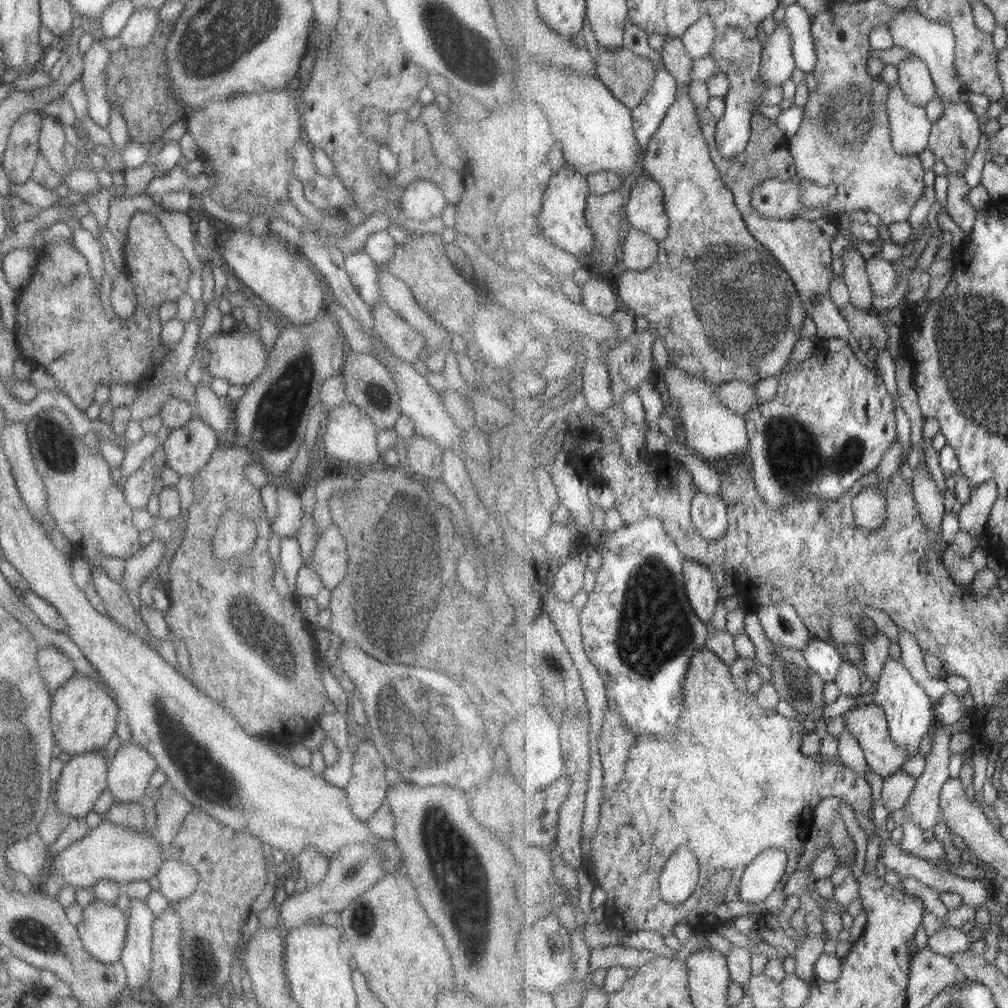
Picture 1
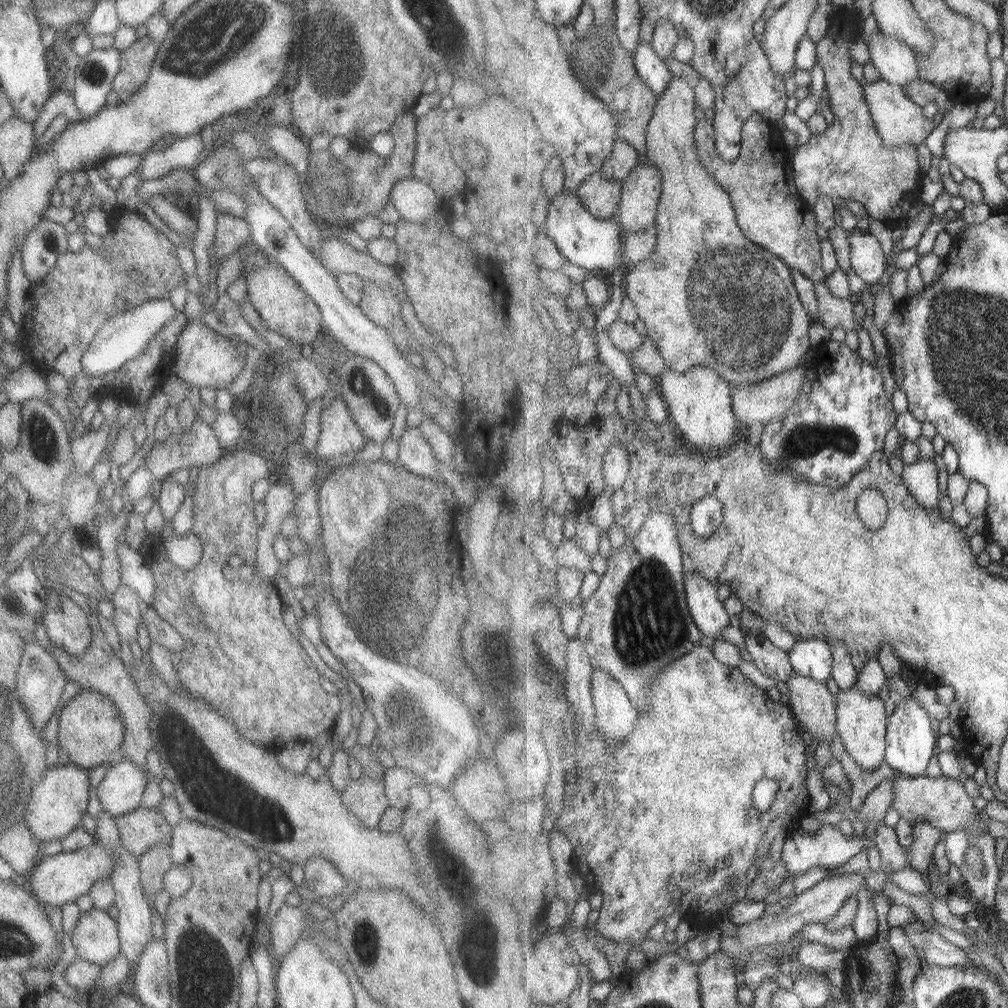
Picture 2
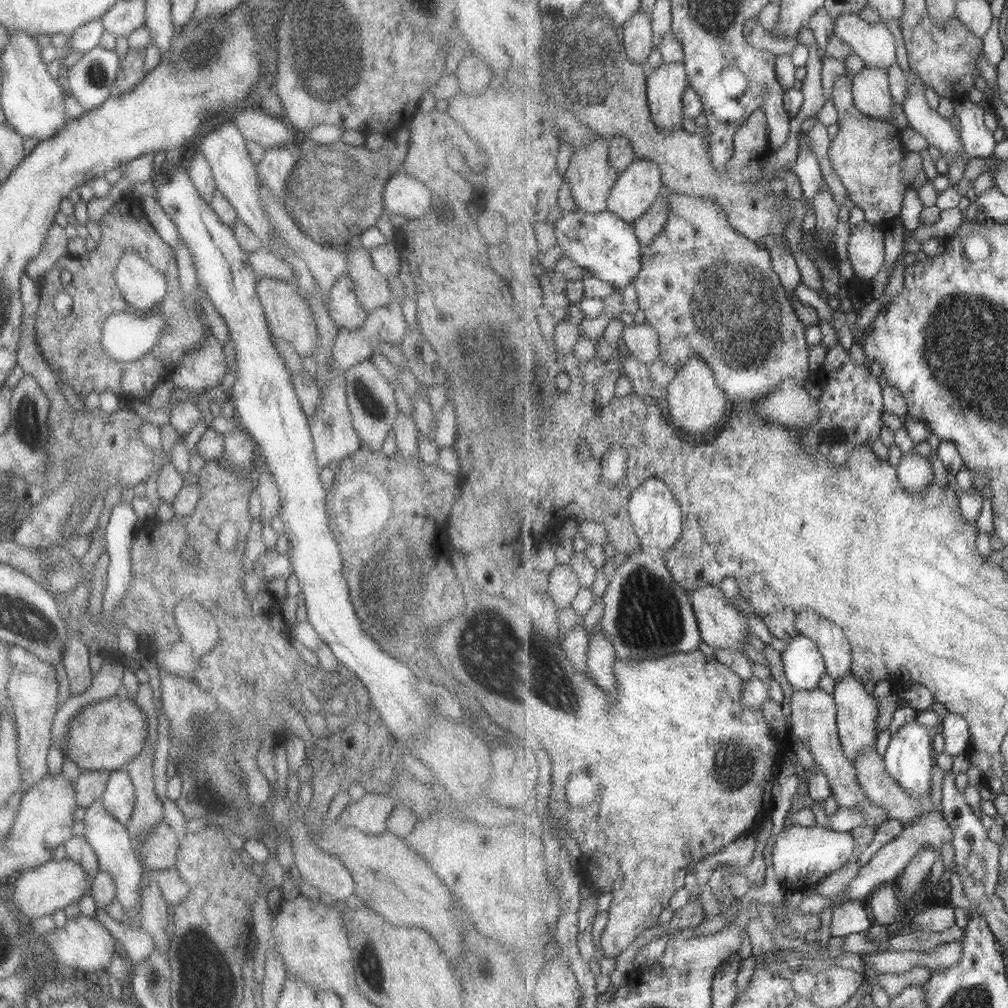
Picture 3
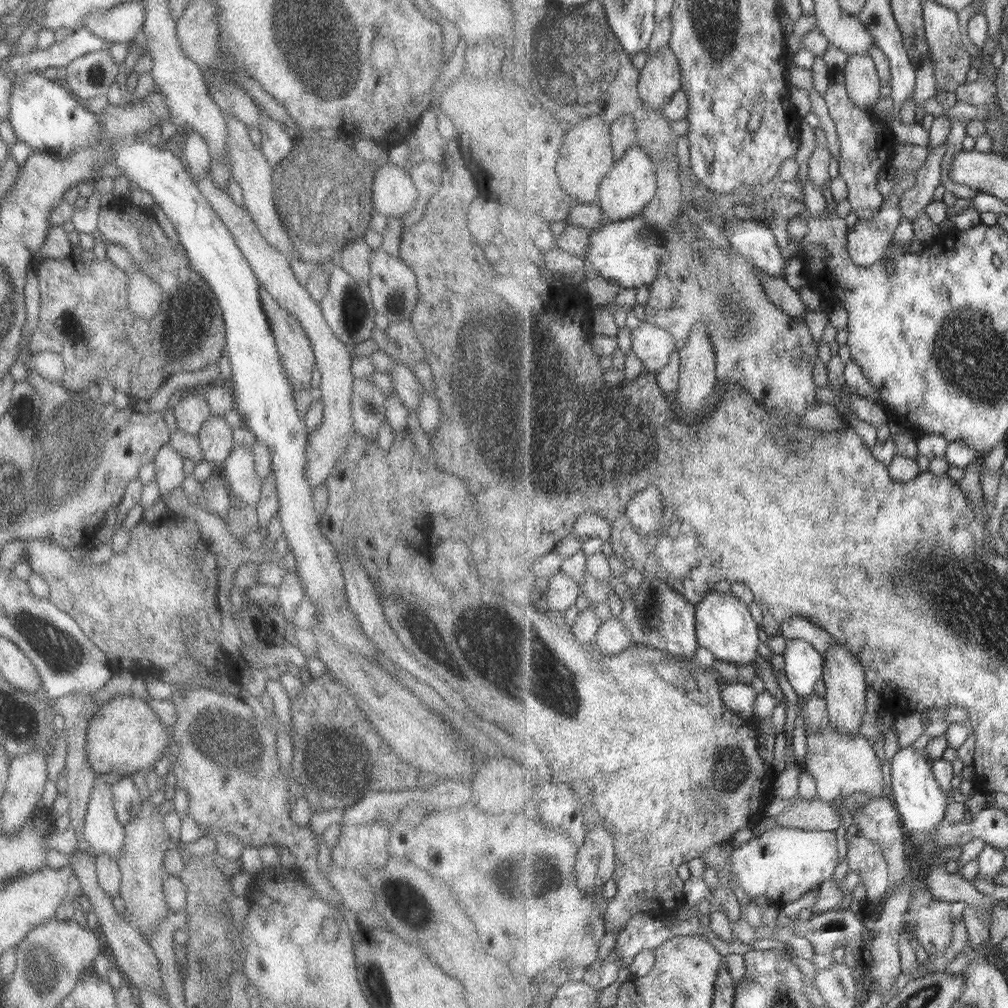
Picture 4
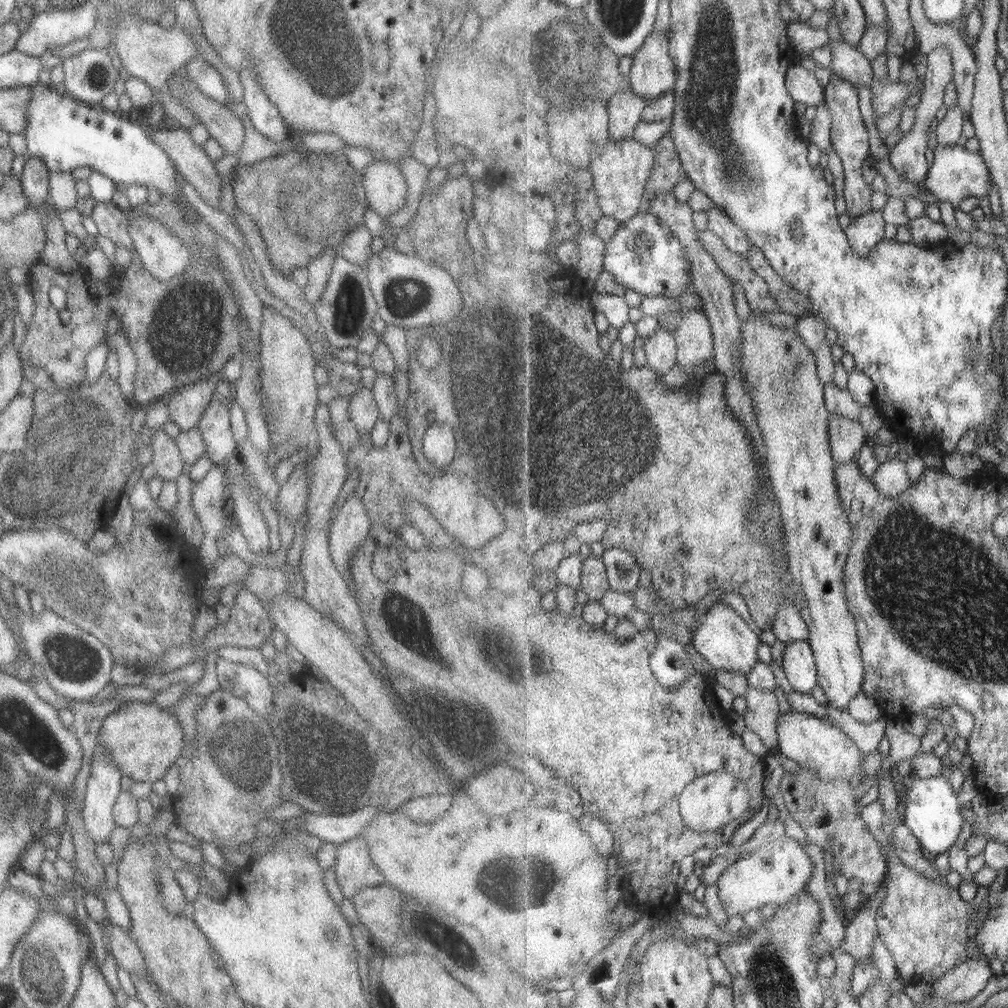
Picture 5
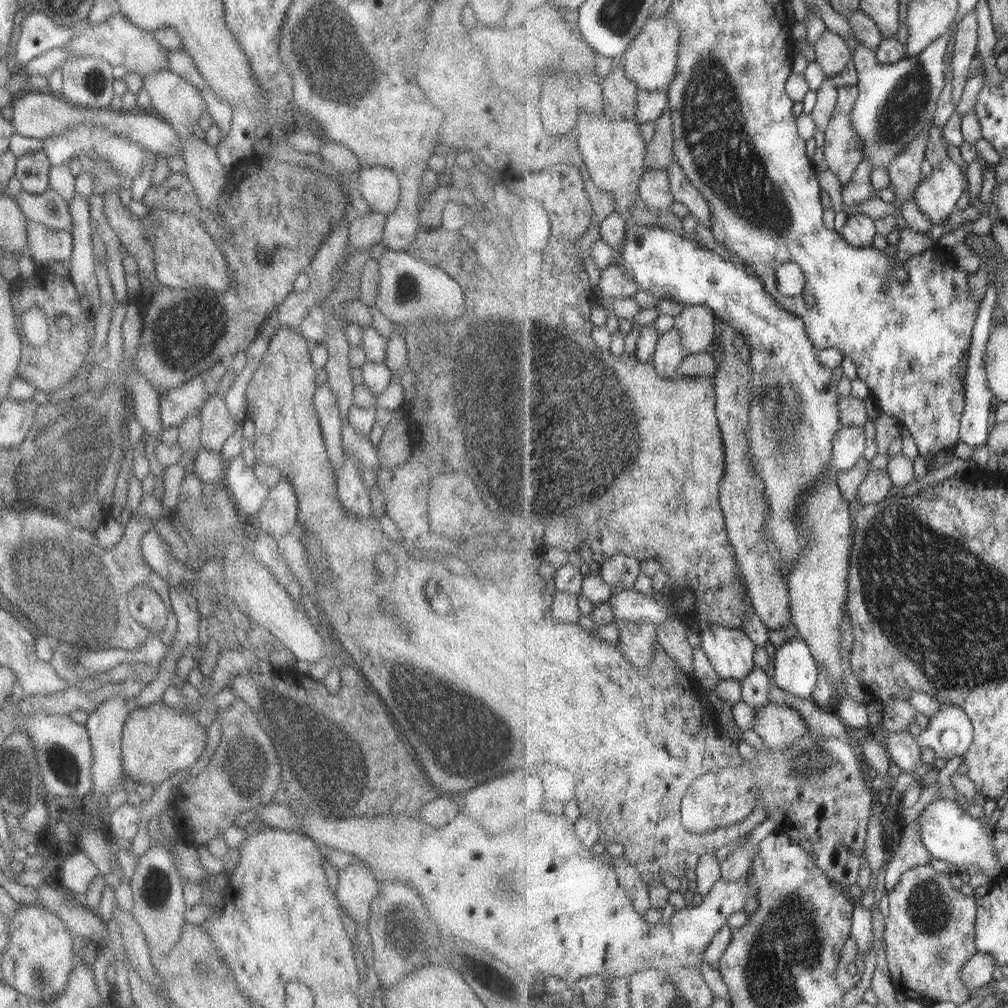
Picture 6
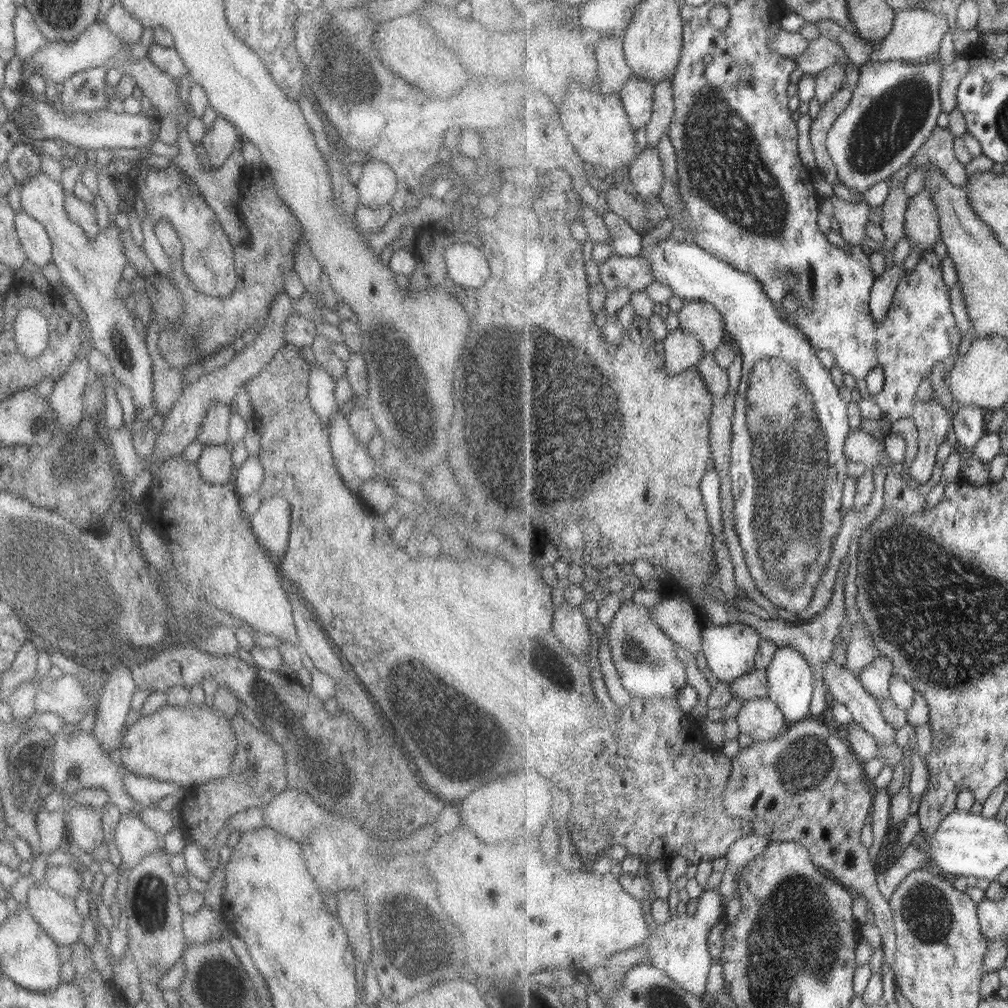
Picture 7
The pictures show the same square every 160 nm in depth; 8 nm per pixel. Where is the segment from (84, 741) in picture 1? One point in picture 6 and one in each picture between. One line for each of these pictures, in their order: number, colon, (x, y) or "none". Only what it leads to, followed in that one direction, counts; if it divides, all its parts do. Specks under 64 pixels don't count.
2: (89, 730)
3: (104, 736)
4: (124, 736)
5: (143, 741)
6: (156, 742)

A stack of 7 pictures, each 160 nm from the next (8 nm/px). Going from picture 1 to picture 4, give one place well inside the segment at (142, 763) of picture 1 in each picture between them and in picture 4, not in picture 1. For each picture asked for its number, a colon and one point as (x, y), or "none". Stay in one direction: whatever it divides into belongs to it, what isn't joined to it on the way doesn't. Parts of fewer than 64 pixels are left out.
2: (119, 791)
3: (117, 798)
4: (126, 802)

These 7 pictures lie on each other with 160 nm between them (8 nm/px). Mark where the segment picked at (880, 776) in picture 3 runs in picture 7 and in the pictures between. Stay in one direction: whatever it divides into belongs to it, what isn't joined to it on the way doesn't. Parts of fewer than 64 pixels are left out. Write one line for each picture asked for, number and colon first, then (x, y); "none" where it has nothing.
4: (841, 764)
5: (827, 749)
6: (779, 726)
7: (761, 719)

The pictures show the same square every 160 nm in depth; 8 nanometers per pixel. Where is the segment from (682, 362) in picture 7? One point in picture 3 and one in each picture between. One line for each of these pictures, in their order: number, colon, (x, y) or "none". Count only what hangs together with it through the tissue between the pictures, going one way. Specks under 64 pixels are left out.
3: (643, 341)
4: (654, 345)
5: (662, 348)
6: (670, 352)

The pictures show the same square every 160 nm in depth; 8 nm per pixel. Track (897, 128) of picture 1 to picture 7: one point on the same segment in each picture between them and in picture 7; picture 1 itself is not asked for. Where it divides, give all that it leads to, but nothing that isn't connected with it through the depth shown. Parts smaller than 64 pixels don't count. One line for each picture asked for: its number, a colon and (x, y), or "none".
2: (901, 122)
3: (872, 89)
4: (863, 82)
5: (849, 62)
6: (833, 54)
7: (823, 52)

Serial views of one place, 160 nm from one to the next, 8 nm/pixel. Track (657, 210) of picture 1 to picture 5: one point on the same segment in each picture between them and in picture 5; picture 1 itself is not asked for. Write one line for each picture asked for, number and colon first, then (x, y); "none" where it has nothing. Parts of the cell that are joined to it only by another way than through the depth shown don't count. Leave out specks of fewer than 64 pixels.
2: (641, 191)
3: (639, 186)
4: (633, 182)
5: (620, 171)

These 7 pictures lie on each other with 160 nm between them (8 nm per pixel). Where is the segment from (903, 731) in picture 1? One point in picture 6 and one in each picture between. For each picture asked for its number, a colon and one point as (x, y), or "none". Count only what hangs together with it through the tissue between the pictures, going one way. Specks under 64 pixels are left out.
2: (911, 742)
3: (910, 756)
4: (920, 798)
5: (932, 812)
6: (950, 834)

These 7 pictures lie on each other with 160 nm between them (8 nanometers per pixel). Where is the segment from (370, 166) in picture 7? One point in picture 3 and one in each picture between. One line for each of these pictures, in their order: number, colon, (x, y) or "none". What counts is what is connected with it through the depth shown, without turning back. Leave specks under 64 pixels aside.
3: (402, 195)
4: (392, 194)
5: (383, 185)
6: (378, 186)

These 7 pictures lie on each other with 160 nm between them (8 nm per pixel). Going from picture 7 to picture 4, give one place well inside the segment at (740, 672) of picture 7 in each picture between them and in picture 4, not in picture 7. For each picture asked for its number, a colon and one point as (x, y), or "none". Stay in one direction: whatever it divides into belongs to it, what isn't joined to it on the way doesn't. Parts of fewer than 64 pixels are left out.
4: (725, 626)
5: (723, 638)
6: (731, 652)

